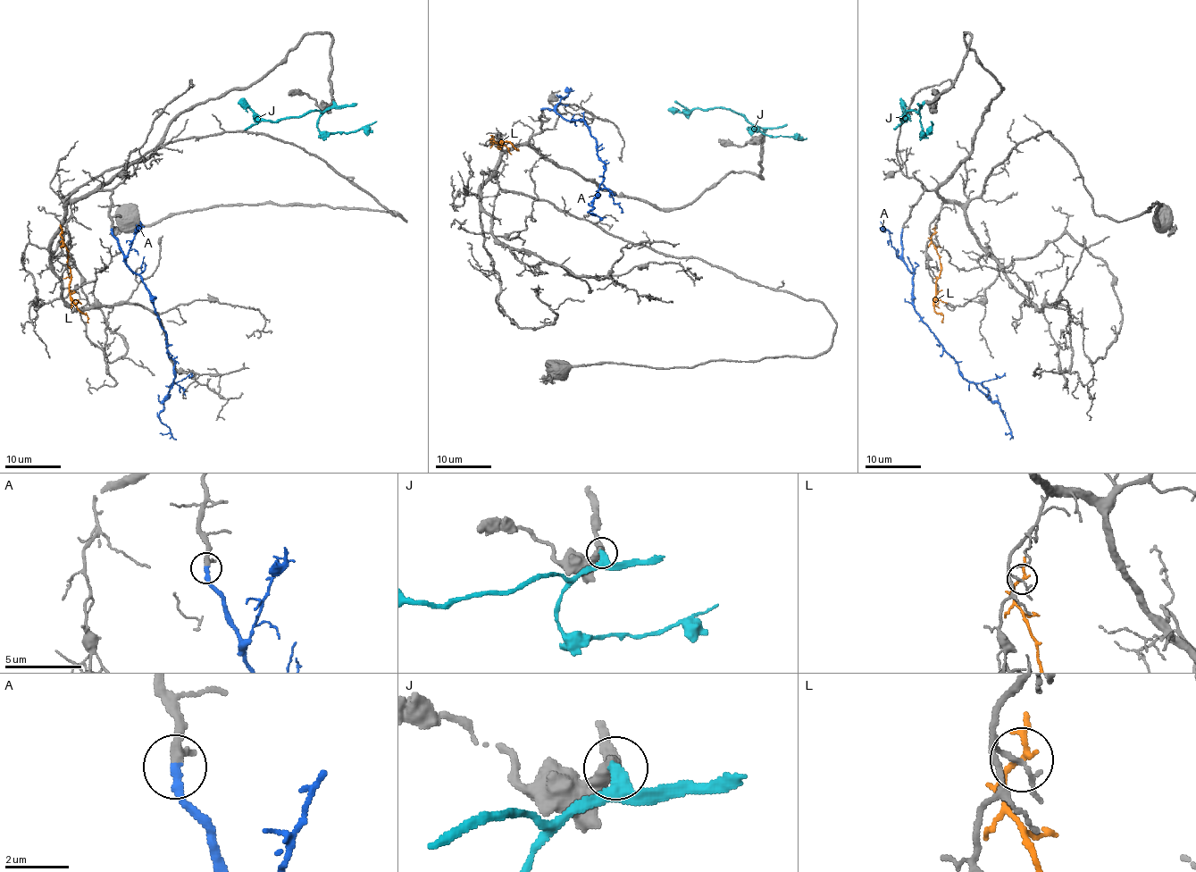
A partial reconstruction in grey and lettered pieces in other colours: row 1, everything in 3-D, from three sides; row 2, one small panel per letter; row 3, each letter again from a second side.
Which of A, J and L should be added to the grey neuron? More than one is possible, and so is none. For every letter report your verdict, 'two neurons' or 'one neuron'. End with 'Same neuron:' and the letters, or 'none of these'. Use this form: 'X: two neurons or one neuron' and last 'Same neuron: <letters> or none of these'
A: one neuron
J: one neuron
L: two neurons
Same neuron: A, J

